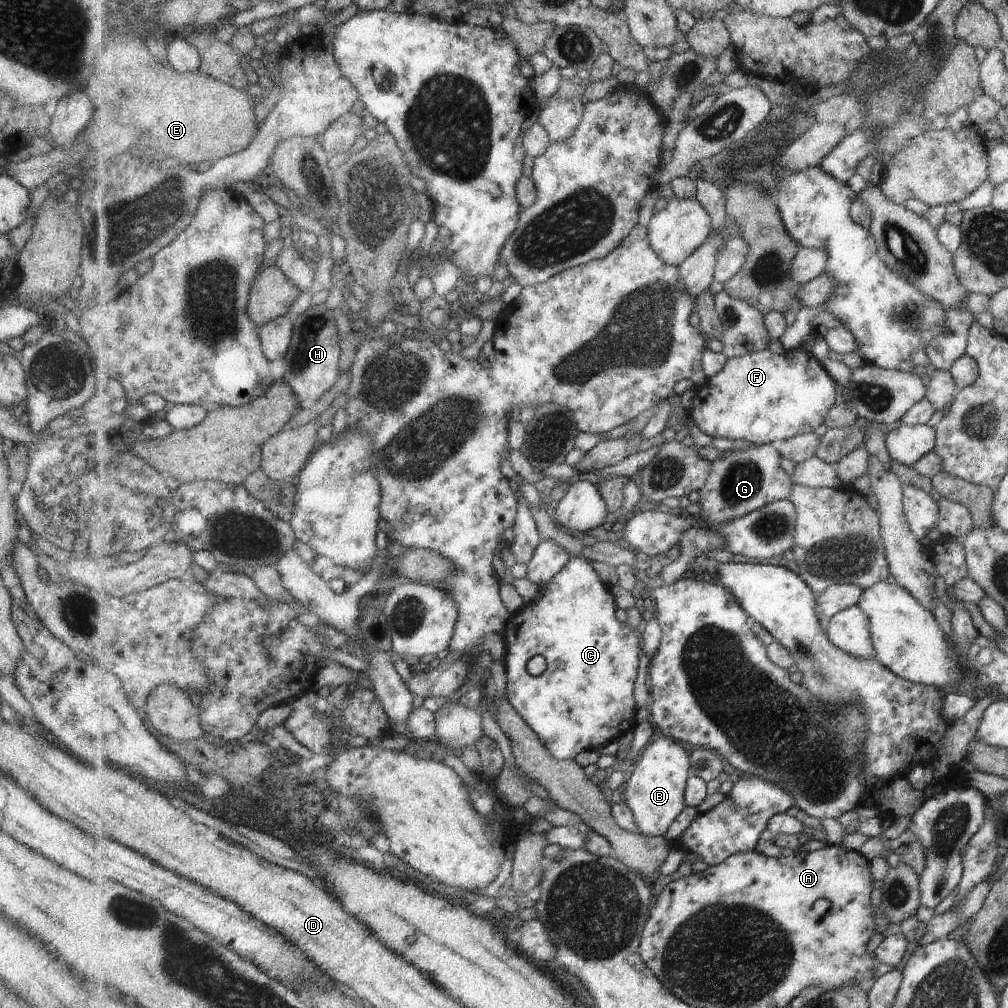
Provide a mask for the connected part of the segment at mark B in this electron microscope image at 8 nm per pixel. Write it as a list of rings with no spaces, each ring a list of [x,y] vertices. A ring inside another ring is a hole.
[[[654,735],[647,743],[633,776],[625,783],[625,796],[634,822],[645,835],[660,837],[669,830],[677,816],[685,810],[686,788],[690,778],[691,759],[685,748],[673,737]]]

